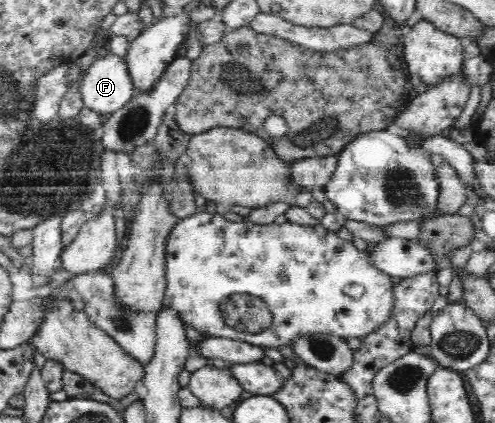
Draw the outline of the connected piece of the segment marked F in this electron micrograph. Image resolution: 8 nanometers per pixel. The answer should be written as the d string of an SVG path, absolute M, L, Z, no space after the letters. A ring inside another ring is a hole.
M112 53L96 59L81 80L83 107L104 117L122 109L135 93L128 64Z

